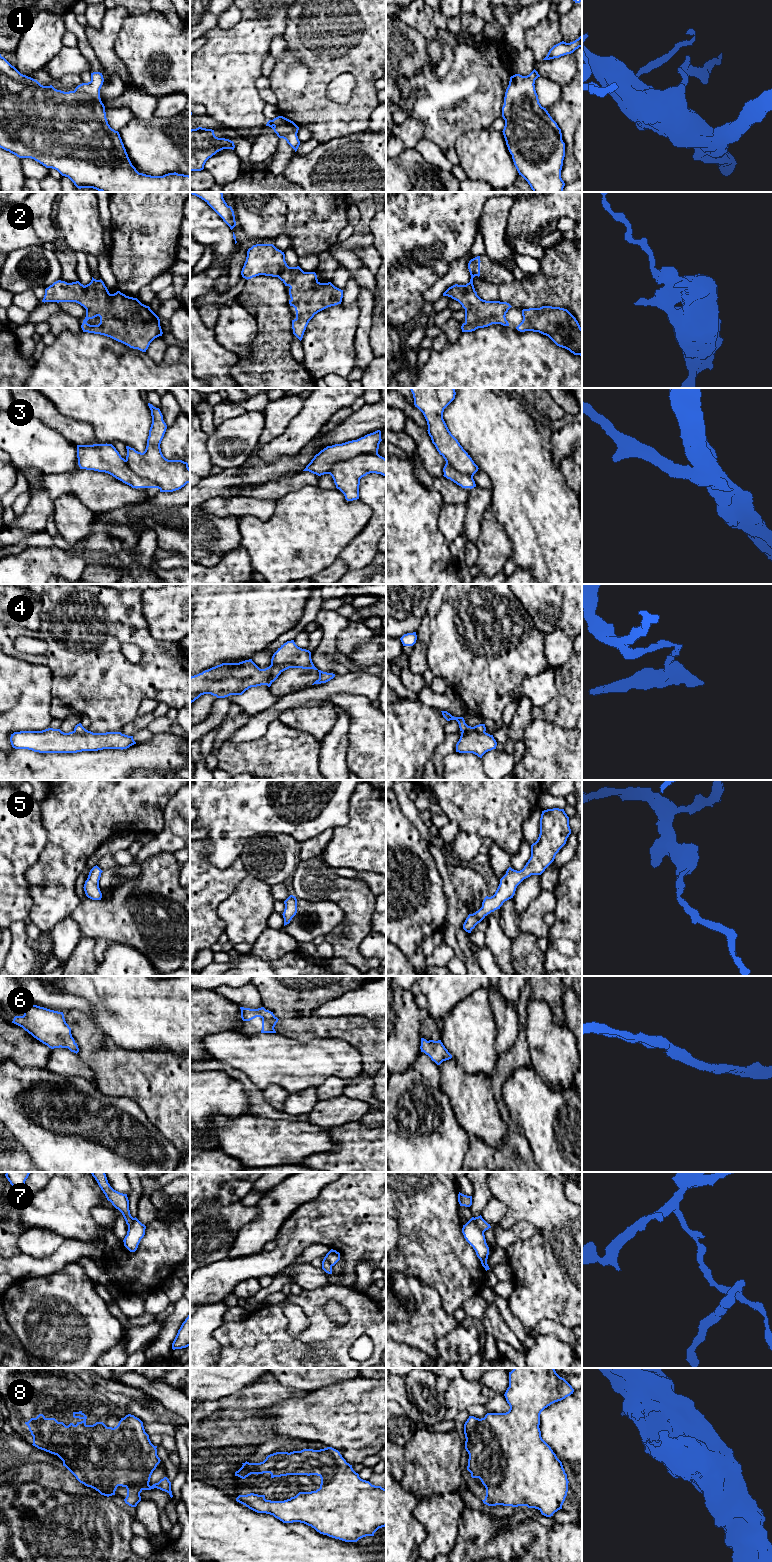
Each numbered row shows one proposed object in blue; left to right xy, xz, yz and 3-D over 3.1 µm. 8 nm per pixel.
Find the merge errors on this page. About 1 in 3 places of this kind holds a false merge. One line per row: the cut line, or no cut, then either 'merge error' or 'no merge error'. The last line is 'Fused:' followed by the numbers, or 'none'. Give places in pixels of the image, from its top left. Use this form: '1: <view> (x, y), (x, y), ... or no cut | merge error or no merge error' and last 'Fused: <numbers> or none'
1: no cut | no merge error
2: no cut | no merge error
3: xz (377, 453), (358, 454), (347, 459), (338, 460), (328, 473) | merge error
4: xz (274, 664), (271, 666), (273, 672), (271, 682) | merge error
5: no cut | no merge error
6: no cut | no merge error
7: yz (473, 1218), (484, 1231) | merge error
8: no cut | no merge error
Fused: 3, 4, 7

